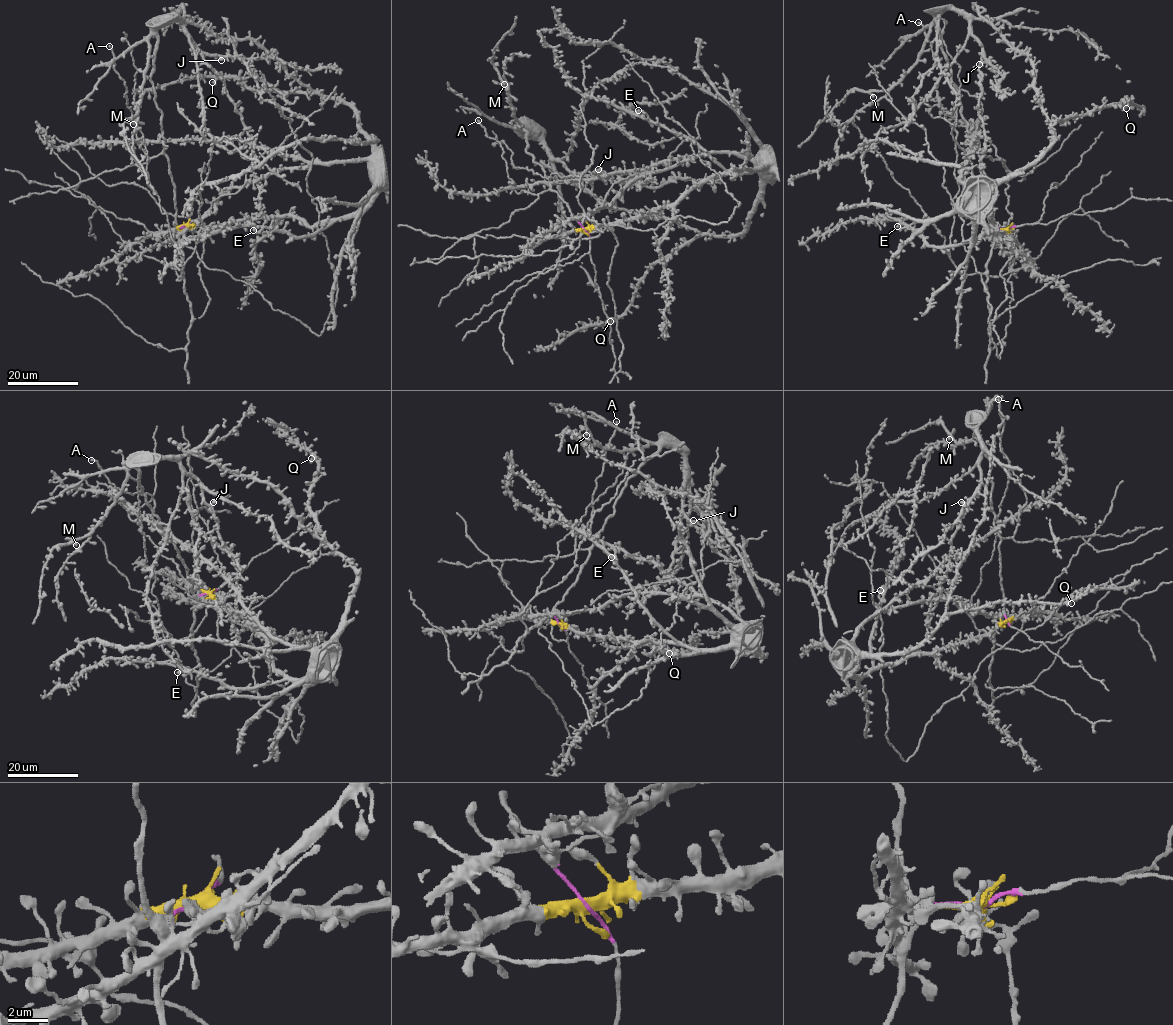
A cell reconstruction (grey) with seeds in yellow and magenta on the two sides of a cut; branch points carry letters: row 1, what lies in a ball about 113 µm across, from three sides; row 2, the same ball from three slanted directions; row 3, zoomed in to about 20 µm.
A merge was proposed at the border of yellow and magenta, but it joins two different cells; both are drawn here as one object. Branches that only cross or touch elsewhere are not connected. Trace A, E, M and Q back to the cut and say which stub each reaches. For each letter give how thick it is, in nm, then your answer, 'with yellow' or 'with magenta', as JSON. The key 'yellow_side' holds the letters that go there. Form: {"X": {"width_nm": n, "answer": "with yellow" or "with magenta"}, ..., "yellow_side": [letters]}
{"A": {"width_nm": 240, "answer": "with magenta"}, "E": {"width_nm": 240, "answer": "with yellow"}, "M": {"width_nm": 200, "answer": "with magenta"}, "Q": {"width_nm": 260, "answer": "with yellow"}, "yellow_side": ["E", "Q"]}

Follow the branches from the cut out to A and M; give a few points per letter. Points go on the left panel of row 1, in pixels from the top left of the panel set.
A: (186, 226), (175, 223), (167, 158), (150, 158), (137, 140), (125, 85), (114, 68), (109, 46)
M: (186, 226), (175, 223), (174, 186), (150, 79), (157, 44), (153, 34), (133, 124)

